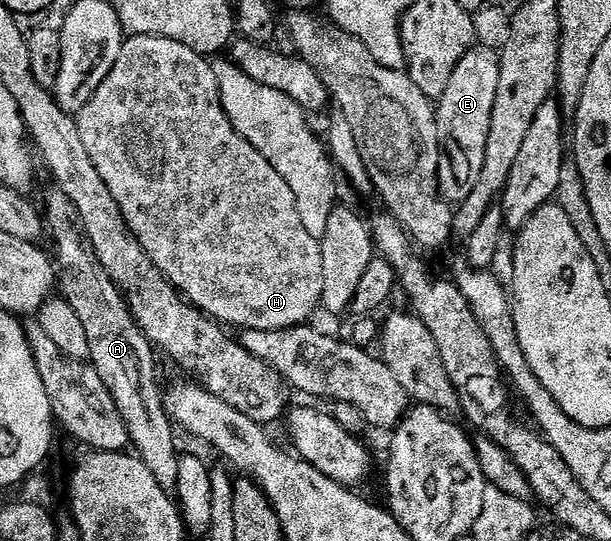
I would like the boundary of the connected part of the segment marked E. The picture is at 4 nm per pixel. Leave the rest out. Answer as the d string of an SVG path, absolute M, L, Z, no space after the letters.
M470 47L457 63L447 88L435 104L437 129L440 132L438 158L440 195L449 202L460 202L469 194L485 157L487 134L491 130L491 110L499 84L496 55L485 48Z

